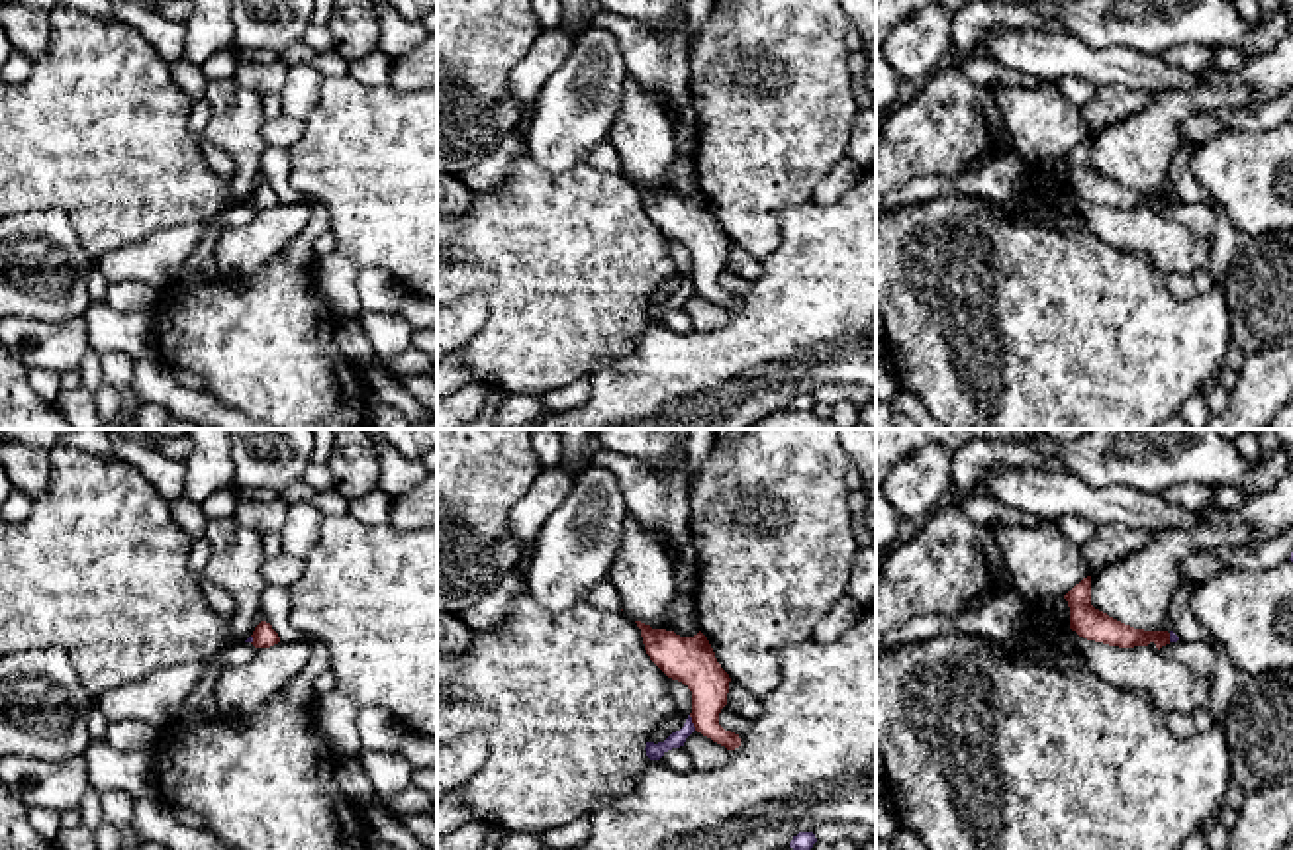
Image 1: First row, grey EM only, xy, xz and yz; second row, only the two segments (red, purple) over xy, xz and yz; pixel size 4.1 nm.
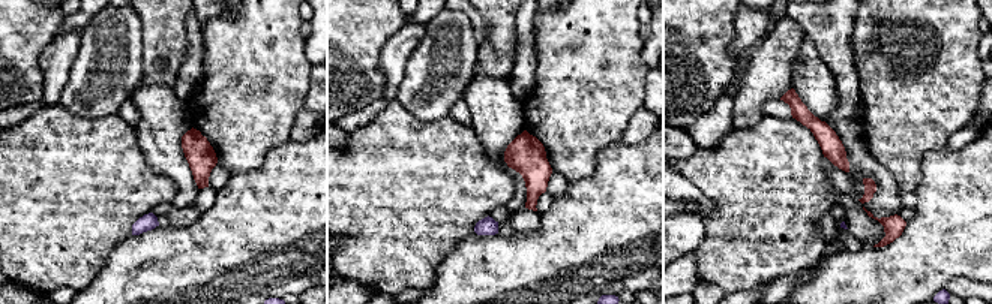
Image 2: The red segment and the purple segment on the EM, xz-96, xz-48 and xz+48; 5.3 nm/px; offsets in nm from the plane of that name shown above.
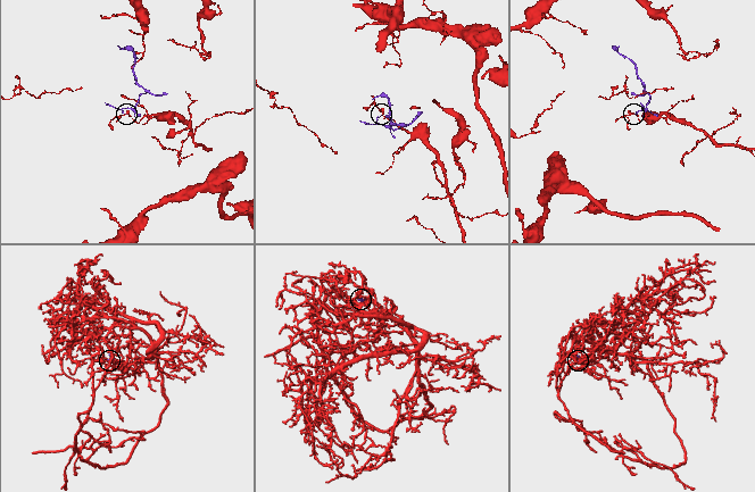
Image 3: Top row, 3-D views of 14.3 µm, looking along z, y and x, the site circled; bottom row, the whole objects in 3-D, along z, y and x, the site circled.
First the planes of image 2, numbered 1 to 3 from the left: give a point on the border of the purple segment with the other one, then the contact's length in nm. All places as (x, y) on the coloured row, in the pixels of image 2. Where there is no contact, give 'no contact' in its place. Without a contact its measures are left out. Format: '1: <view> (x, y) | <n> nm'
1: no contact
2: no contact
3: no contact

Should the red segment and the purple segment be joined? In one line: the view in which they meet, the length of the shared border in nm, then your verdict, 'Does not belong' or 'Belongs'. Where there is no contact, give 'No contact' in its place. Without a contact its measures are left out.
Touches red in xz. Shared border 70 nm. Does not belong

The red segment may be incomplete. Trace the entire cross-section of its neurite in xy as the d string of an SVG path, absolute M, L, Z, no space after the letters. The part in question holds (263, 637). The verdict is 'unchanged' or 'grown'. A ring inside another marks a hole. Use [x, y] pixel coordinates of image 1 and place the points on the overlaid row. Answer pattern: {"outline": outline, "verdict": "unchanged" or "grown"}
{"outline": "M261 621L257 627L255 627L255 631L253 631L253 646L255 648L270 648L270 646L274 646L274 644L278 644L280 642L280 637L278 637L278 633L272 629L272 625L270 623L266 623L266 621Z", "verdict": "unchanged"}

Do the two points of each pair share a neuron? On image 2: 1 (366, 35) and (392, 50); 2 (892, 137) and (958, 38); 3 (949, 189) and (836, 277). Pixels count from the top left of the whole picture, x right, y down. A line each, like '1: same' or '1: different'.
1: different
2: same
3: same

